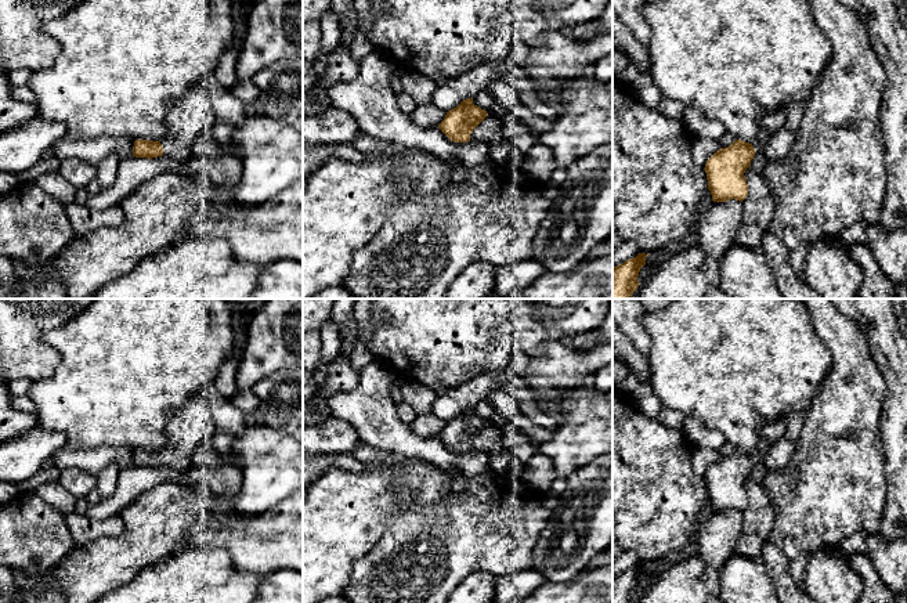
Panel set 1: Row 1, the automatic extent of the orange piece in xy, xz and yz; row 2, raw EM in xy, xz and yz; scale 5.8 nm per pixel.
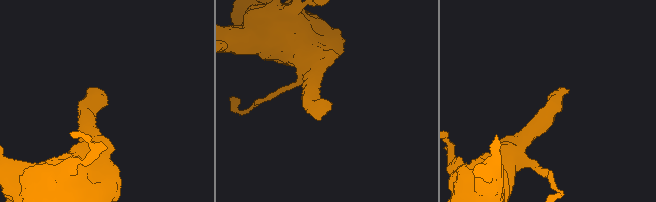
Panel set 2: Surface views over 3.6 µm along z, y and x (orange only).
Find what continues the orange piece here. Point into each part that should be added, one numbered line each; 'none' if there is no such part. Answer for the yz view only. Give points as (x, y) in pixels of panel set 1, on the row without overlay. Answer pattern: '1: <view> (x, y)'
1: yz (770, 432)

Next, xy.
1: xy (191, 426)

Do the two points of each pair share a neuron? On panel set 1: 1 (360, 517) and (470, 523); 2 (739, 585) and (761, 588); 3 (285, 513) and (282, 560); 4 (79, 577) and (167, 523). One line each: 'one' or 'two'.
1: two
2: one
3: one
4: one

